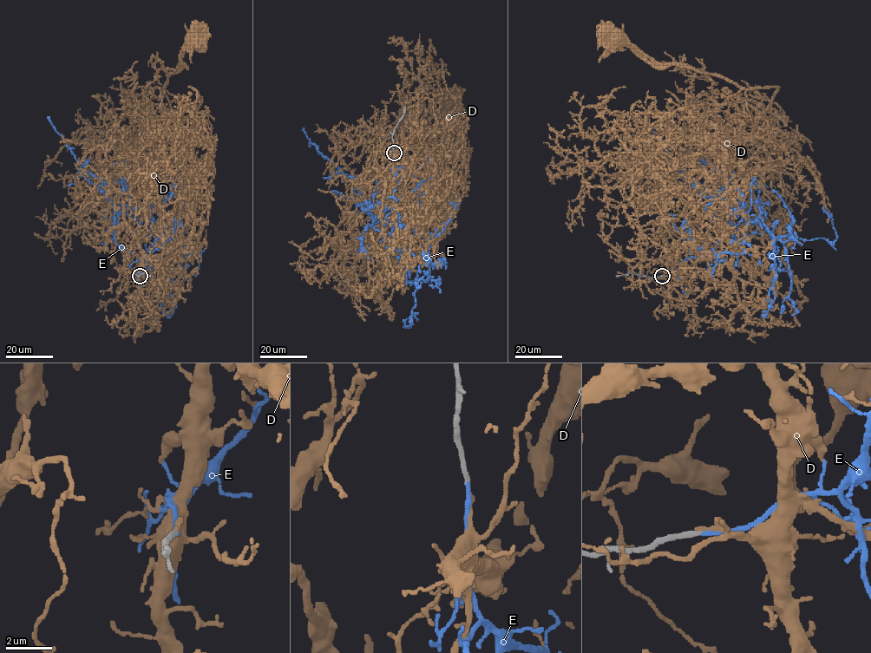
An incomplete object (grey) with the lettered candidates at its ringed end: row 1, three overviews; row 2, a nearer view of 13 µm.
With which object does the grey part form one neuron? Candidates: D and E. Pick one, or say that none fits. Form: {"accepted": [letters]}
{"accepted": ["E"]}

